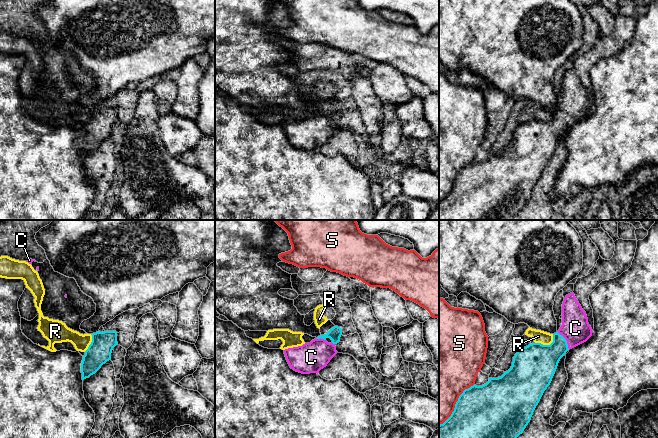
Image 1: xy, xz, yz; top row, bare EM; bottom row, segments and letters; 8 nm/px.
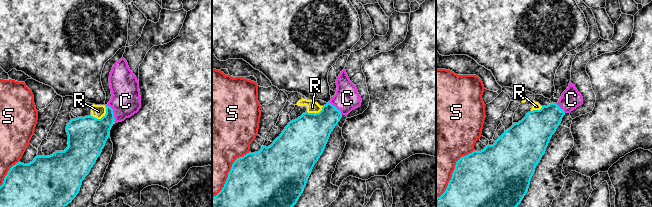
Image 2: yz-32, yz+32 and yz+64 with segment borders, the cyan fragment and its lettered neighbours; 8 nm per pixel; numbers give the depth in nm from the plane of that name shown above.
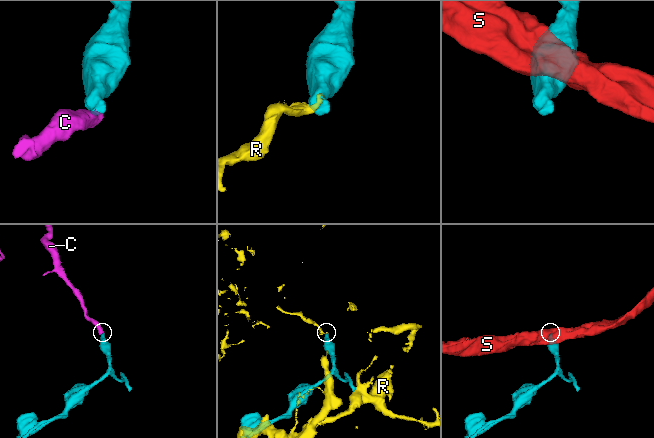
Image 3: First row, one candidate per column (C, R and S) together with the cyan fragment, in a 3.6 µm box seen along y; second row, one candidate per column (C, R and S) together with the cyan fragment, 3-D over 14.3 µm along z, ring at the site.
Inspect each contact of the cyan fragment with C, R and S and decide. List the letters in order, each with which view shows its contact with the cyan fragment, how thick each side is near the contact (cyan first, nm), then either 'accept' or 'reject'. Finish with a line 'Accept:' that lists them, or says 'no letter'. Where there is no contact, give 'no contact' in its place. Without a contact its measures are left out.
C: yz | 260/220 nm | accept
R: yz | 340/100 nm | reject
S: yz | 500/440 nm | reject
Accept: C

